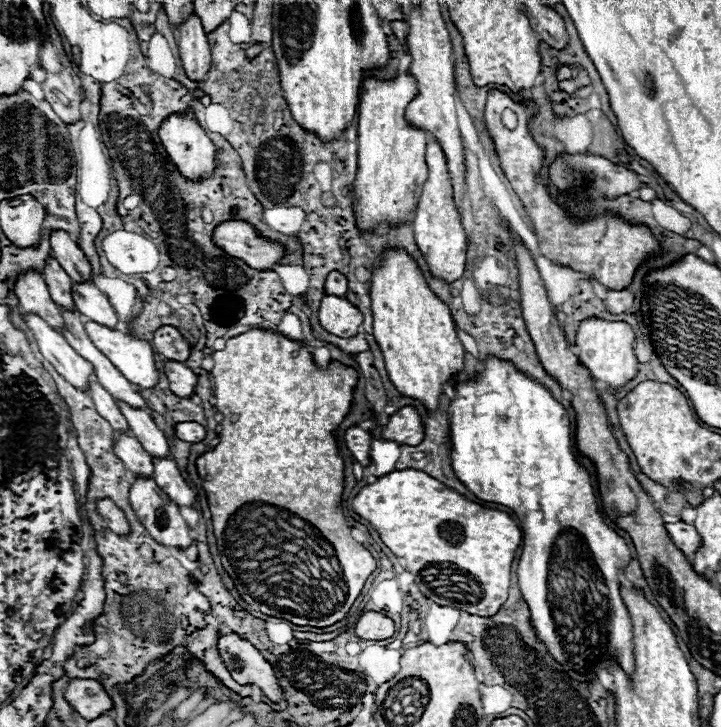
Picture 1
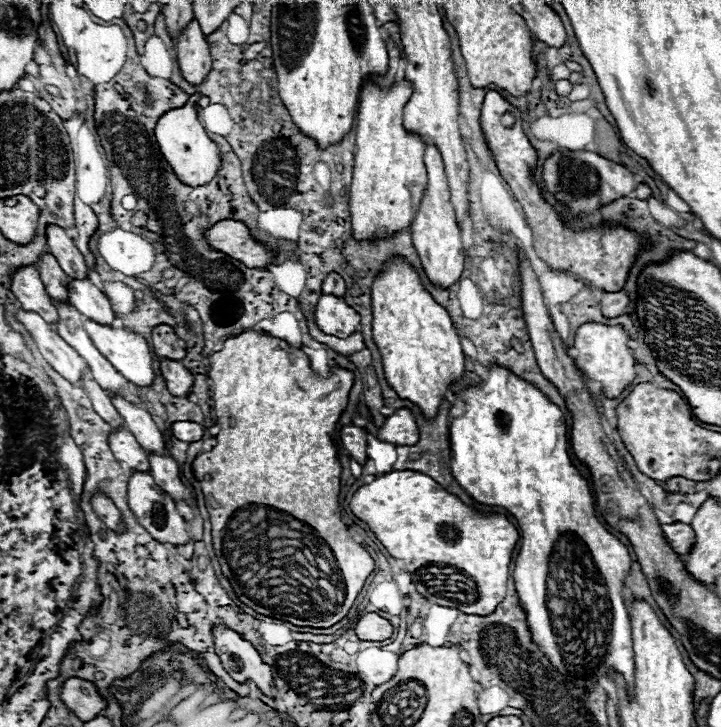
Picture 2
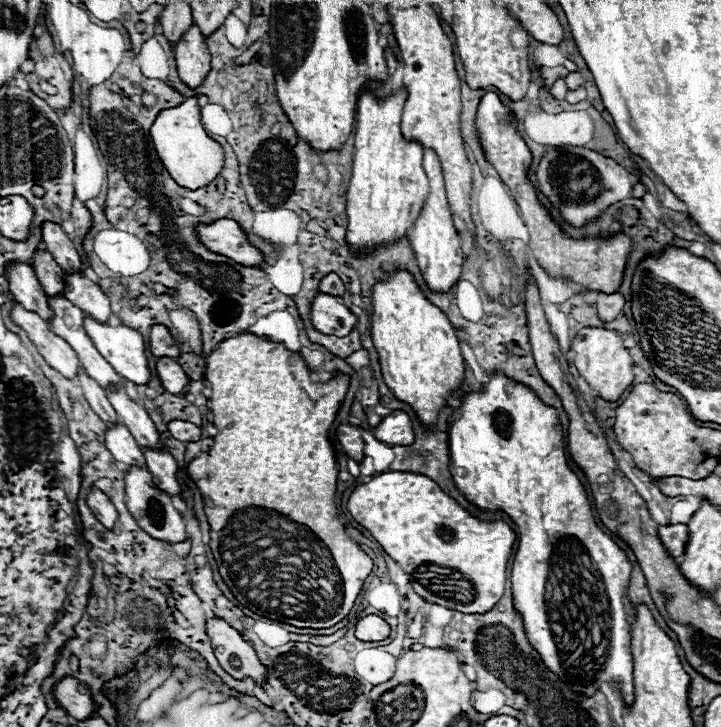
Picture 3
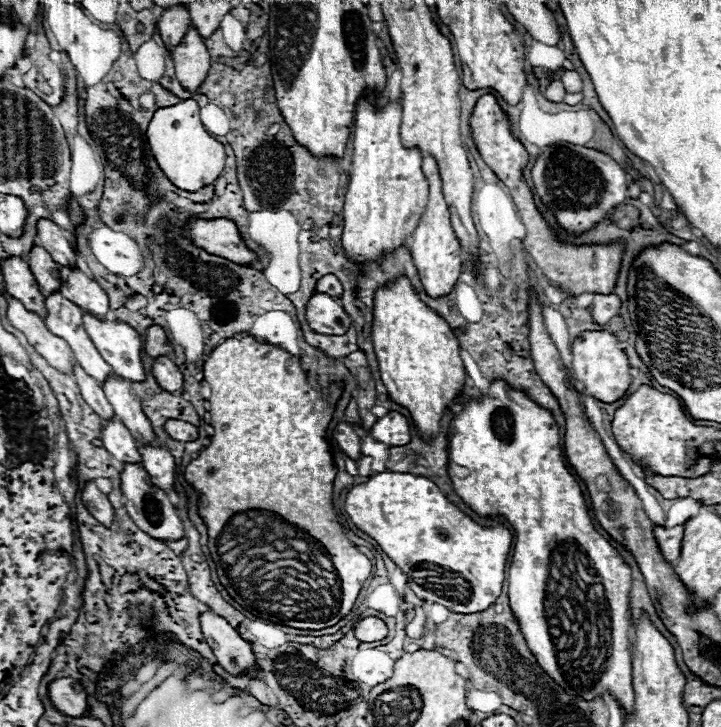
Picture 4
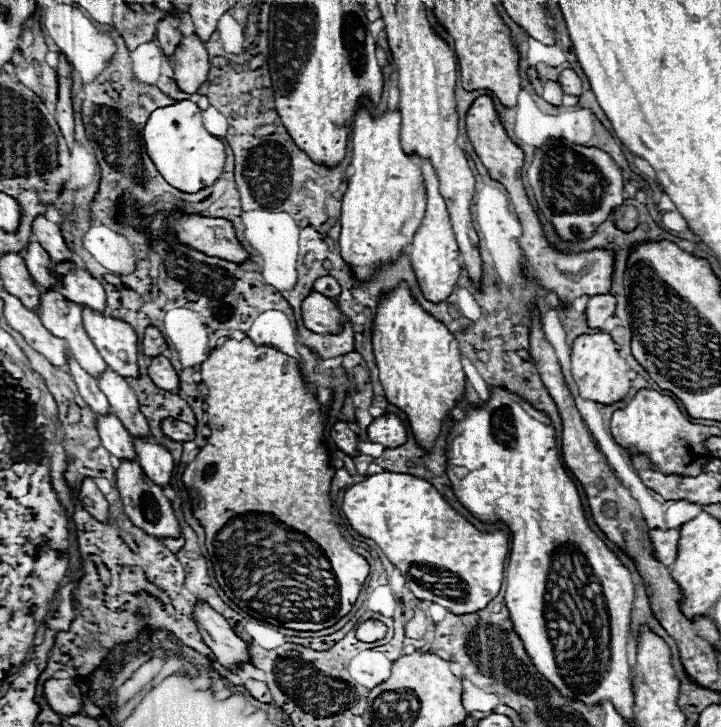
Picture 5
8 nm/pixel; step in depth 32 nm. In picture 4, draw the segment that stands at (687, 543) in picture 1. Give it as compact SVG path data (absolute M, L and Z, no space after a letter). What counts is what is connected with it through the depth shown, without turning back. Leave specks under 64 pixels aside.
M656 526L654 530L656 534L656 540L658 540L658 546L664 554L664 558L670 562L670 564L676 564L680 560L680 552L682 552L682 538L684 538L684 526L674 526L674 528L662 528L662 526Z

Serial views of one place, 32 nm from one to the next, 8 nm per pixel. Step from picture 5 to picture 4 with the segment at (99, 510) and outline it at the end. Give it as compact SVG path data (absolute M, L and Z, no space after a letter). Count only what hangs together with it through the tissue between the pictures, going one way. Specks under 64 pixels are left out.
M90 482L82 494L82 500L86 504L86 508L90 510L90 514L102 522L104 526L112 526L116 514L114 514L114 508L110 504L110 500L106 498L106 494L102 494L94 482Z

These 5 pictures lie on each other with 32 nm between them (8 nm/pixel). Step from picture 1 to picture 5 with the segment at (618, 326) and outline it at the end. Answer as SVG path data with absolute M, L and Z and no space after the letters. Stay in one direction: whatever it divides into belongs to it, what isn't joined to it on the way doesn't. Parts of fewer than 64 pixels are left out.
M608 332L582 334L572 344L572 378L578 384L578 394L600 404L612 404L626 396L630 388L626 360L618 354L618 344Z

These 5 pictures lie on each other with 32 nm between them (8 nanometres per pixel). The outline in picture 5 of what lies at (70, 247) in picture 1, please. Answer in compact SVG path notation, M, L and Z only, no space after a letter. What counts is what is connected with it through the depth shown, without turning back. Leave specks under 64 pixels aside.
M38 216L38 218L34 220L32 230L34 230L34 236L36 236L34 240L36 240L40 246L44 246L44 250L48 250L48 254L50 254L50 258L52 258L54 262L72 260L72 252L68 250L66 240L64 240L62 230L60 230L58 224L50 222L46 216Z

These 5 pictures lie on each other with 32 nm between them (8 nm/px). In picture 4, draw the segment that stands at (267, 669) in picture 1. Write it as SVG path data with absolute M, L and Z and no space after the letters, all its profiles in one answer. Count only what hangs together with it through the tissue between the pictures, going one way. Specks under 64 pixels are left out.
M206 612L200 620L206 642L212 646L216 660L226 672L240 676L246 674L248 668L260 670L252 652L252 644L240 638L240 634L224 618L214 612Z

